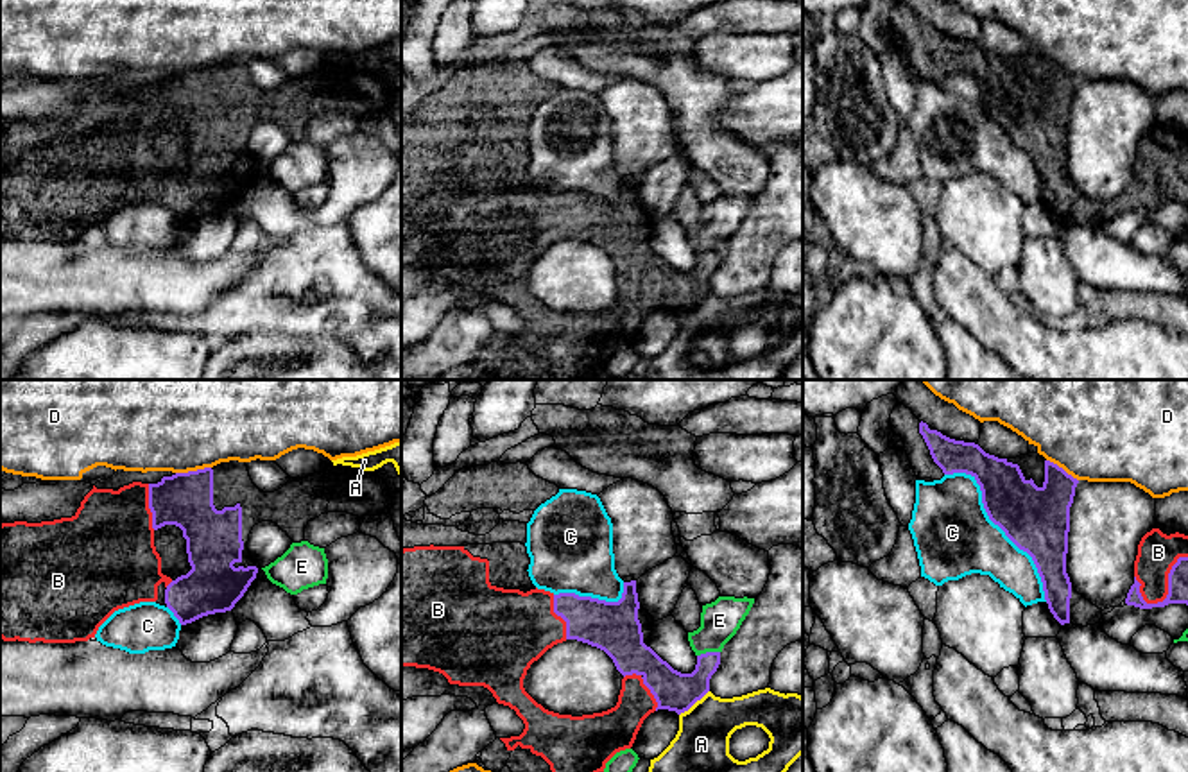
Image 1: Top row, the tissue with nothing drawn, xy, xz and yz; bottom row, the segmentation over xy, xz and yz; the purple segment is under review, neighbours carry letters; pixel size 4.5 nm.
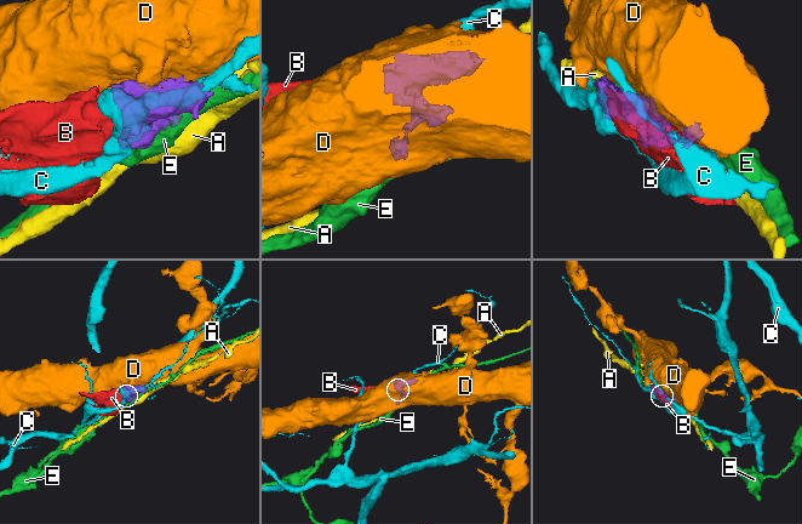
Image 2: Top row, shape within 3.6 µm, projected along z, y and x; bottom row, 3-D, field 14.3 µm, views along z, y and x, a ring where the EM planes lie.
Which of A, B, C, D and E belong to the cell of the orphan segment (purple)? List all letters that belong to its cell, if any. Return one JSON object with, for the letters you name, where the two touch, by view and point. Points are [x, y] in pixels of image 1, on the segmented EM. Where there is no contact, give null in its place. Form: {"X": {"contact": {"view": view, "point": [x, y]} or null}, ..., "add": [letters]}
{"B": {"contact": {"view": "yz", "point": [1169, 583]}}, "add": ["B"]}

